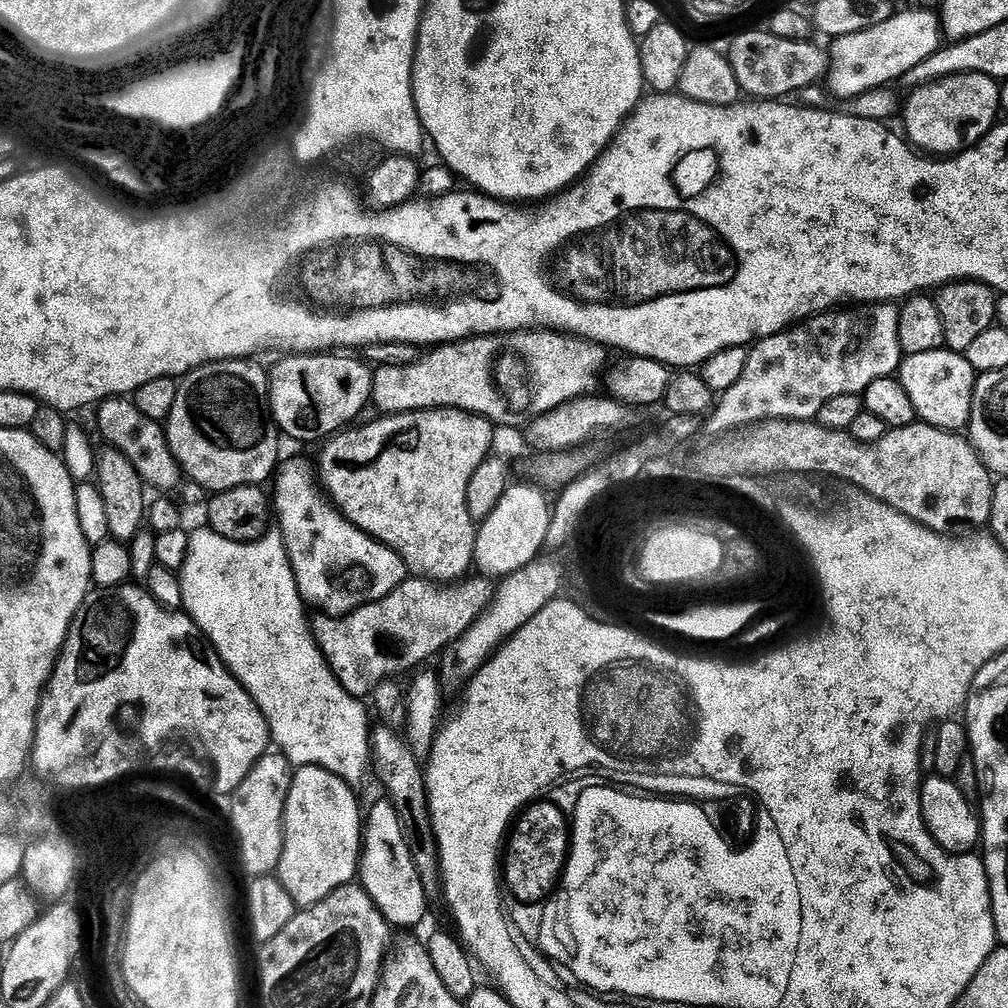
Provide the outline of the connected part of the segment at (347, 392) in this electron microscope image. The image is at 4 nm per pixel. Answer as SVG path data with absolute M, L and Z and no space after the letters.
M288 354L285 355L285 360L275 369L274 367L270 372L270 383L272 385L272 412L276 415L276 423L279 424L281 431L285 437L293 436L296 440L320 440L331 438L341 430L347 429L353 423L352 420L364 407L369 407L372 399L372 384L374 372L371 367L363 359L355 360L355 355L352 354Z

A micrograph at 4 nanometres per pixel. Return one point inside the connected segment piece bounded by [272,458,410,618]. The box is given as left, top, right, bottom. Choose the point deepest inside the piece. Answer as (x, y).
(328, 573)

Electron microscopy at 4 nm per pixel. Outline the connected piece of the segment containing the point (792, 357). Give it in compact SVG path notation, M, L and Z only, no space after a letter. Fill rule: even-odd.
M895 303L852 306L849 312L829 310L817 314L783 332L757 340L748 356L745 373L730 391L723 393L724 400L715 405L716 417L710 428L716 432L731 433L749 426L759 426L769 420L815 421L828 402L839 396L860 396L872 382L887 376L895 377L900 370L902 353L898 338L900 308Z

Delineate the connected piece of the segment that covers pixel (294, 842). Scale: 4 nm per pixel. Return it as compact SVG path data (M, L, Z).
M313 764L299 765L299 768L292 777L292 789L288 795L288 802L286 804L286 810L284 811L284 854L280 859L278 879L284 884L286 890L290 892L301 909L312 908L318 902L330 898L339 888L344 888L346 885L353 883L361 871L362 837L366 831L366 820L362 815L362 808L360 812L359 802L356 801L356 792L348 783L349 781L338 773L326 770L322 766L314 766Z

